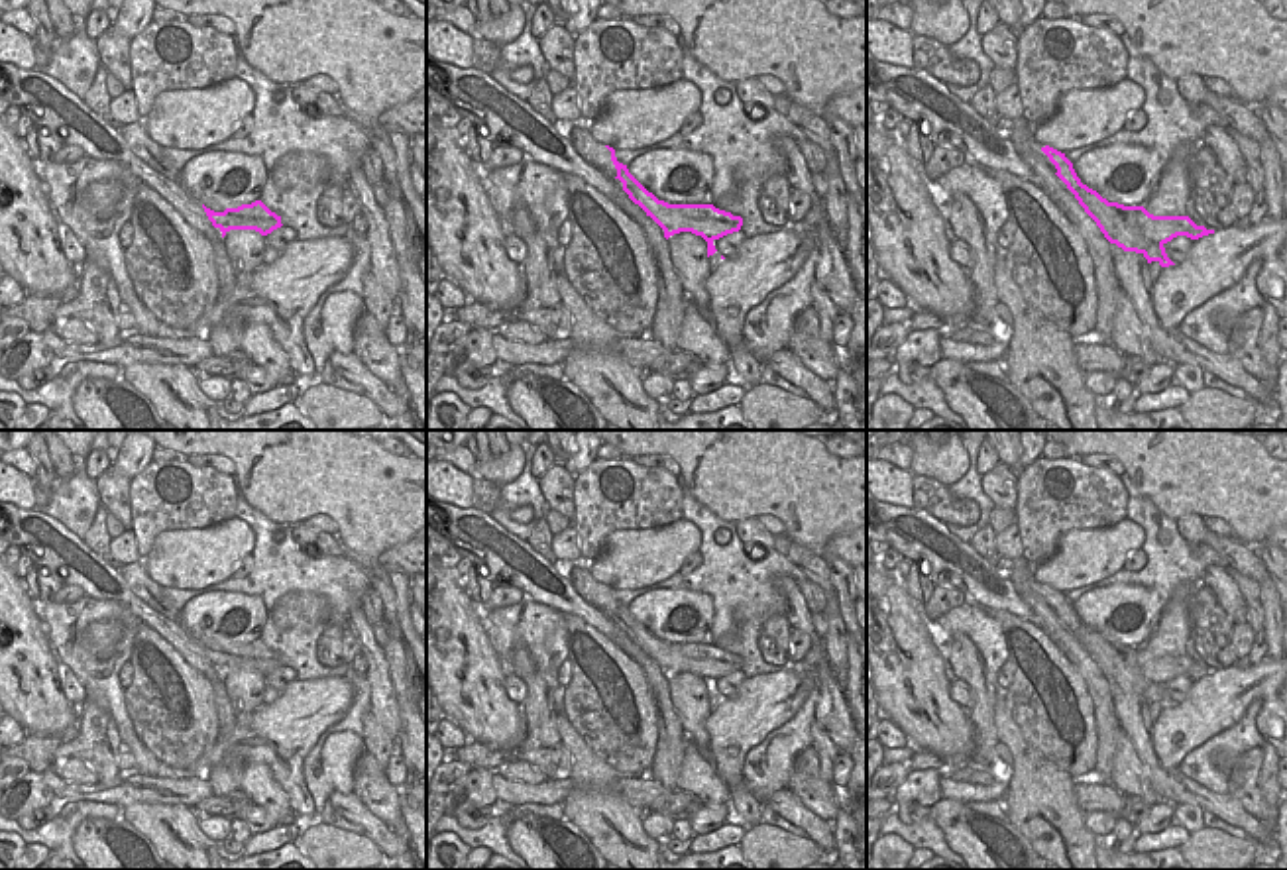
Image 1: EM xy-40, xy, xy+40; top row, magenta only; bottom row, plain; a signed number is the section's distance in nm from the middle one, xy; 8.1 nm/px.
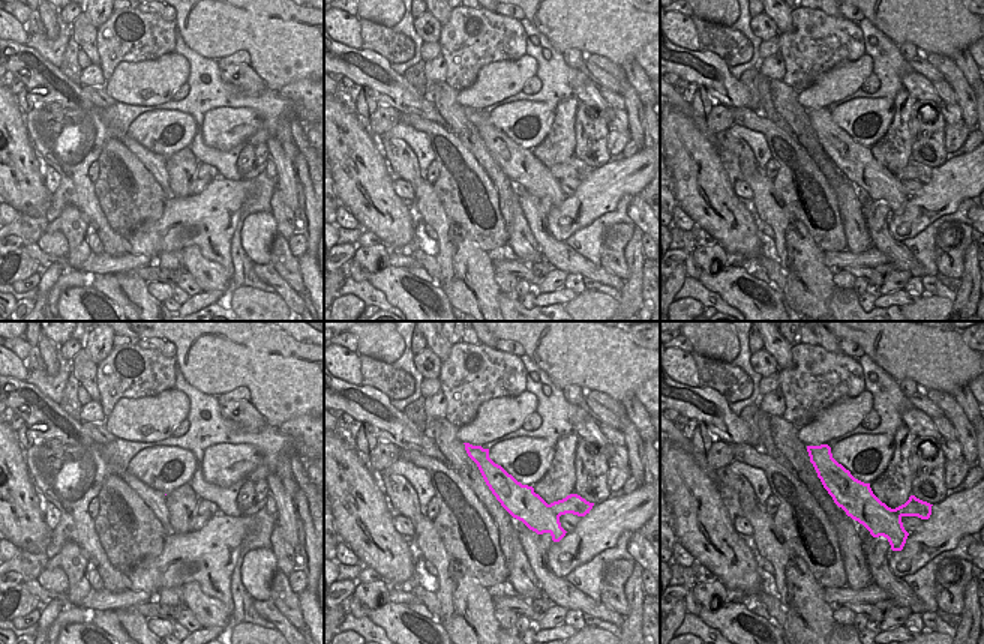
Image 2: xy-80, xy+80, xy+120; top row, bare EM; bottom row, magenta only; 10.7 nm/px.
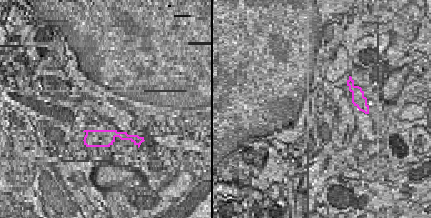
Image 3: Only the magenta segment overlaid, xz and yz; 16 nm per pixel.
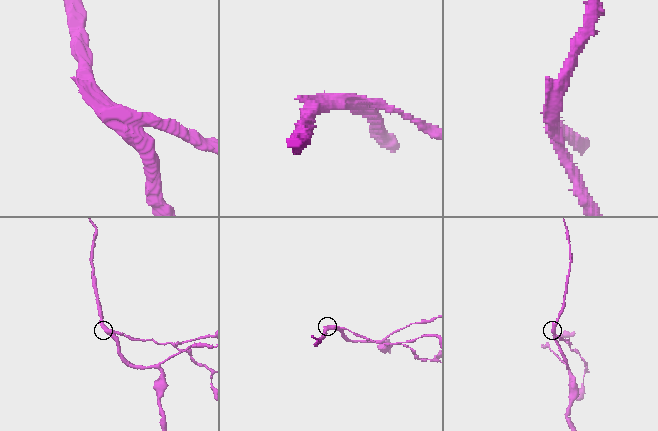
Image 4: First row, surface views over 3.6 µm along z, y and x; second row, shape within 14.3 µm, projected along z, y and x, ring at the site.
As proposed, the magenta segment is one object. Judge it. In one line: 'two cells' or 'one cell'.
two cells

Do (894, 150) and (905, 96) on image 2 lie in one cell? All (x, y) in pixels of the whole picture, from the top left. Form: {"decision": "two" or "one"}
{"decision": "one"}

